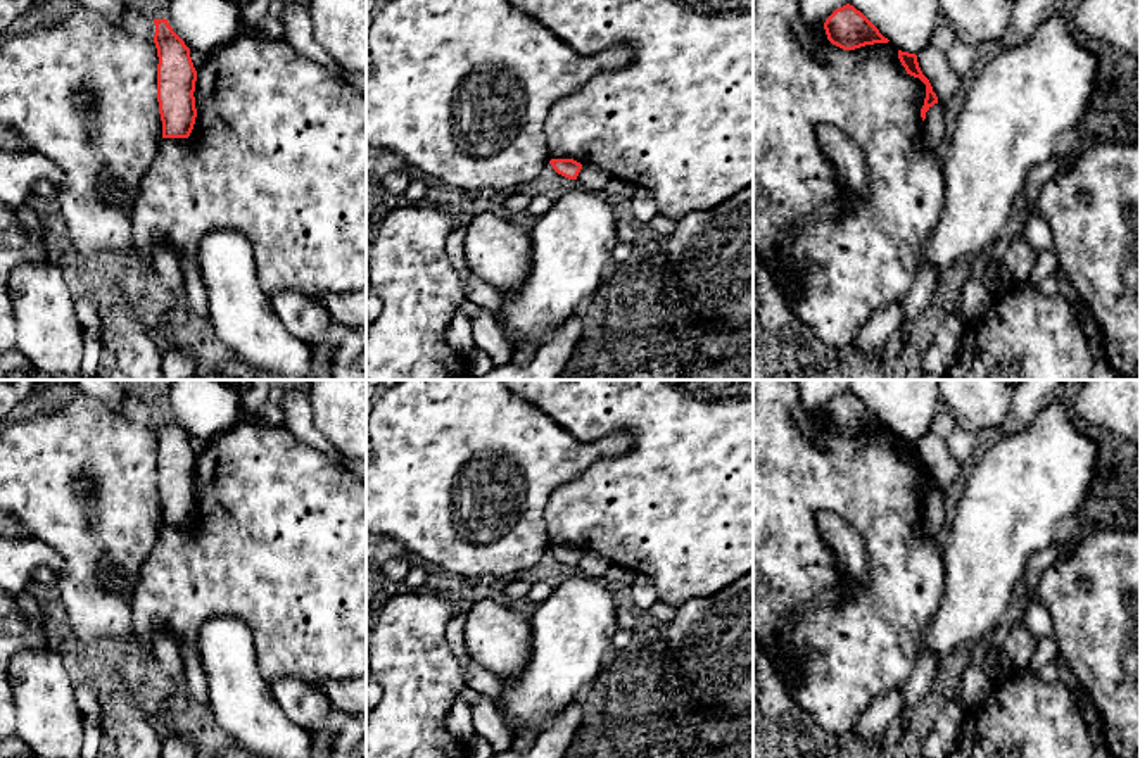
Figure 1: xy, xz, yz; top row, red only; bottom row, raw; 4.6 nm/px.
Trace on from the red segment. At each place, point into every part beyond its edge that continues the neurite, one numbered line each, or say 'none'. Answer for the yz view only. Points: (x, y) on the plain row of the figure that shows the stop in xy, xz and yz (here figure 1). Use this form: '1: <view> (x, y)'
none

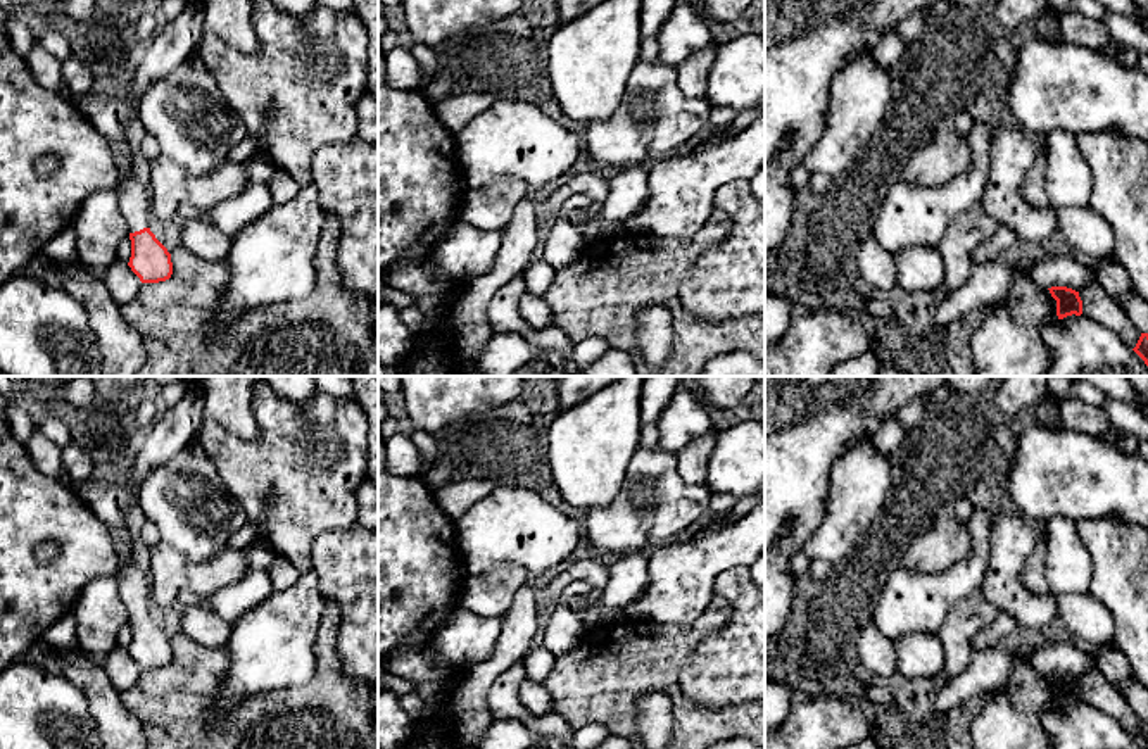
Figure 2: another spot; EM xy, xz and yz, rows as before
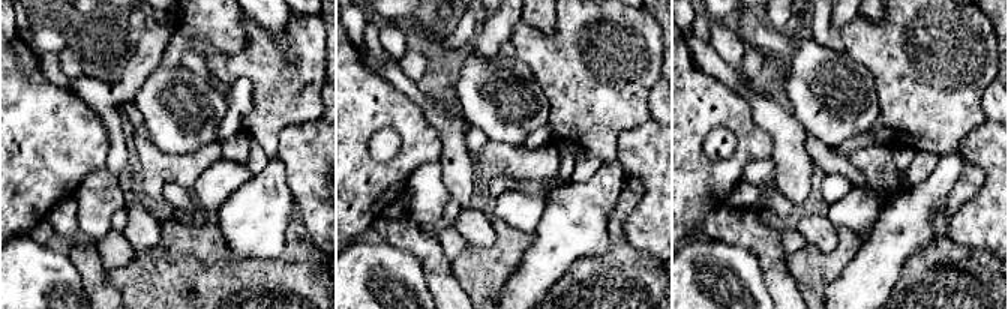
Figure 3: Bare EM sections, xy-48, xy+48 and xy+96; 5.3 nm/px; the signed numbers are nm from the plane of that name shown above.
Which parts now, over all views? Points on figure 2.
1: xy (135, 589)

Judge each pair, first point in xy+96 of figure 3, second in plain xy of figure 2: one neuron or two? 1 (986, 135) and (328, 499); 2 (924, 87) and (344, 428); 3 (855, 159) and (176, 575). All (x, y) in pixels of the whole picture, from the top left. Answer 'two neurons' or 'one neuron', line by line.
1: two neurons
2: one neuron
3: one neuron

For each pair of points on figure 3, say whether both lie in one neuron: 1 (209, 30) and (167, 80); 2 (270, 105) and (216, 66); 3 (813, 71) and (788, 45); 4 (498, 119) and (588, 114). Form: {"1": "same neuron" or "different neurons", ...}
{"1": "different neurons", "2": "same neuron", "3": "different neurons", "4": "different neurons"}

